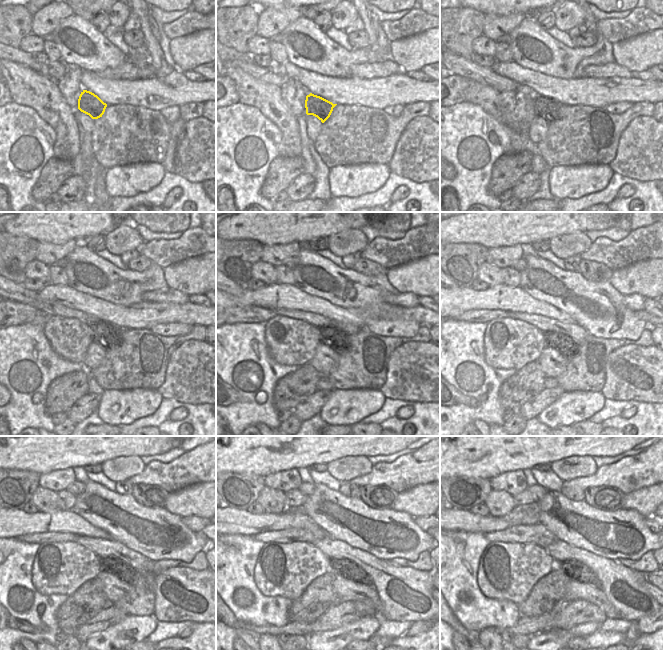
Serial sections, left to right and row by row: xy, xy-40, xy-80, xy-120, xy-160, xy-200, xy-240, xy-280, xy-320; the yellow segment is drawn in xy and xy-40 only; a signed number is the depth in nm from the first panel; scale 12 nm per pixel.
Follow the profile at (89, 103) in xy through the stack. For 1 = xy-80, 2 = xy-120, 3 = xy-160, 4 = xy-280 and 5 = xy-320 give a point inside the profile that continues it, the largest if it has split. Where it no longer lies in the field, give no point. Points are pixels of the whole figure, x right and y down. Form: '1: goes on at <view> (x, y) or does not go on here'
1: goes on at xy-80 (544, 107)
2: goes on at xy-120 (99, 330)
3: goes on at xy-160 (325, 331)
4: goes on at xy-280 (347, 569)
5: goes on at xy-320 (573, 569)

